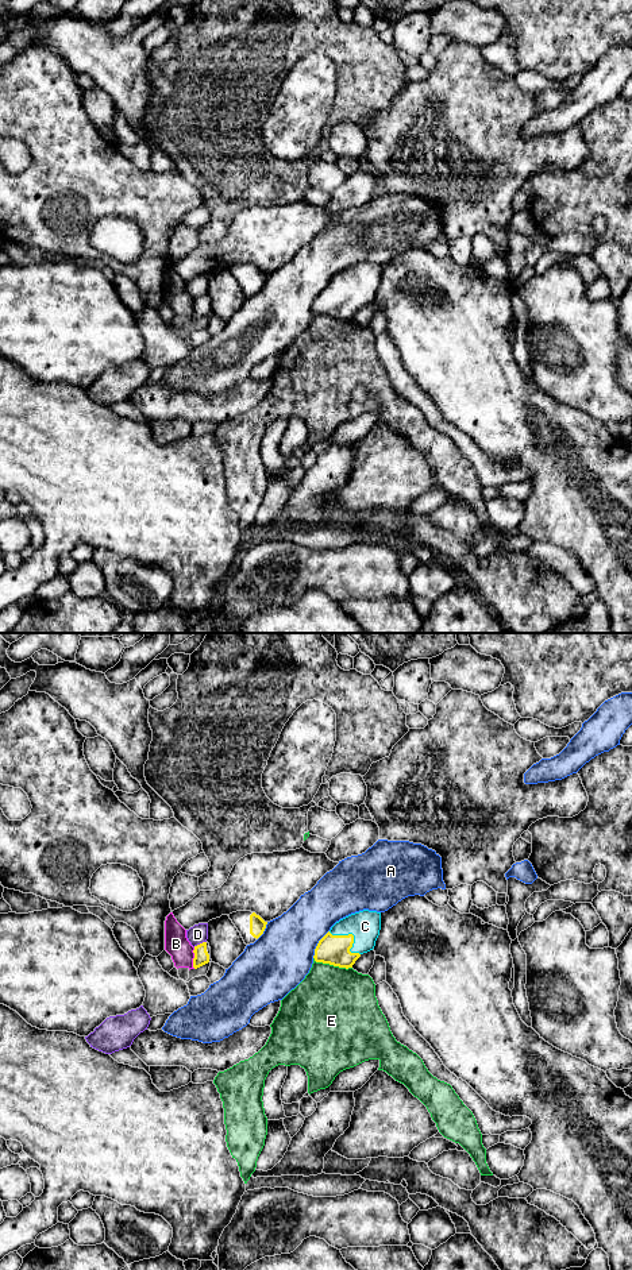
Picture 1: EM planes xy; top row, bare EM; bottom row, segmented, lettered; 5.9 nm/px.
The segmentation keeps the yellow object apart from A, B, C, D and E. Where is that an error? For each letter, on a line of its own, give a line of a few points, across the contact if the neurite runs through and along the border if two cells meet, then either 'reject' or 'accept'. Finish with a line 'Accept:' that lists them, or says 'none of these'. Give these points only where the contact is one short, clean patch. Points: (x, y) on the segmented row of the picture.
A: reject
B: reject
C: accept
D: reject
E: reject
Accept: C

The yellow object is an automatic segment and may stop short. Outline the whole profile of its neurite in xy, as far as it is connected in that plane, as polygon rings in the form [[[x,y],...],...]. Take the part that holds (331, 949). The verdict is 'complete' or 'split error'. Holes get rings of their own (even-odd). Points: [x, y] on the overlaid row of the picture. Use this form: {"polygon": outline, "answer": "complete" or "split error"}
{"polygon": [[[363,910],[336,922],[319,941],[315,961],[352,968],[355,961],[374,949],[381,930],[381,912]]], "answer": "split error"}

